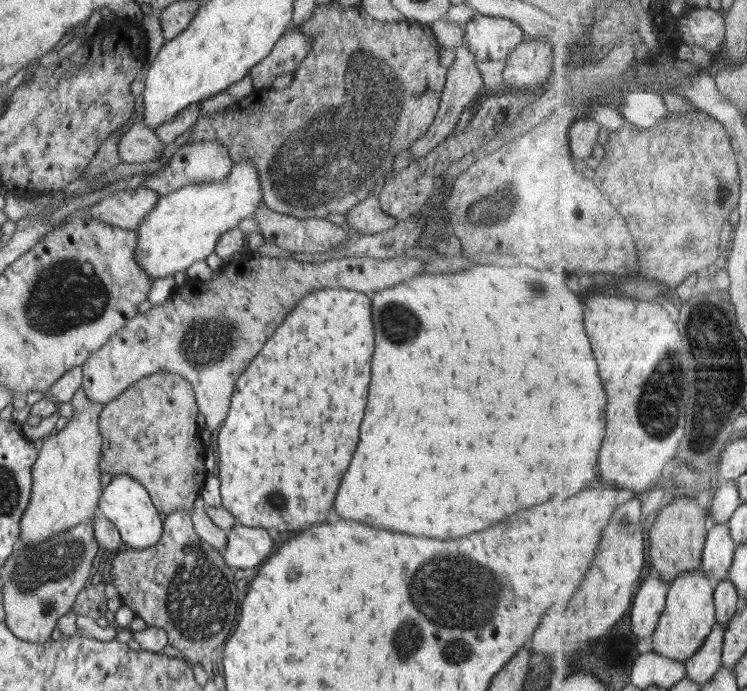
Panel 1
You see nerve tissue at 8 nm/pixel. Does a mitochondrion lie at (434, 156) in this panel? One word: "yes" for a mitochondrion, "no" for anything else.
no

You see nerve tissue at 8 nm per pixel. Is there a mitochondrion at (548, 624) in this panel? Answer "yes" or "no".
no

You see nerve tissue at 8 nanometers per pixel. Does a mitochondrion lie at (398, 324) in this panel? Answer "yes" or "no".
yes

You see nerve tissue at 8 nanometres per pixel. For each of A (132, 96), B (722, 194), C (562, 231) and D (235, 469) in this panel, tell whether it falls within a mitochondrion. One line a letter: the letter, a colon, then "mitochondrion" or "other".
A: other
B: other
C: other
D: other

